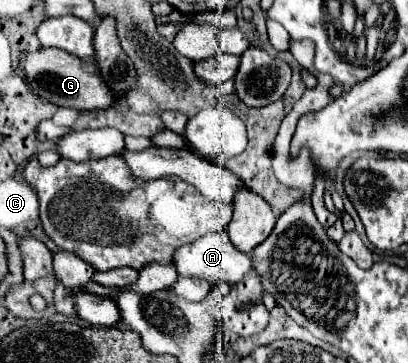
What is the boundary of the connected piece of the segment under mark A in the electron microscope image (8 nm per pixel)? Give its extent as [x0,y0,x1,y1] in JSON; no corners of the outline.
[174,232,252,286]

